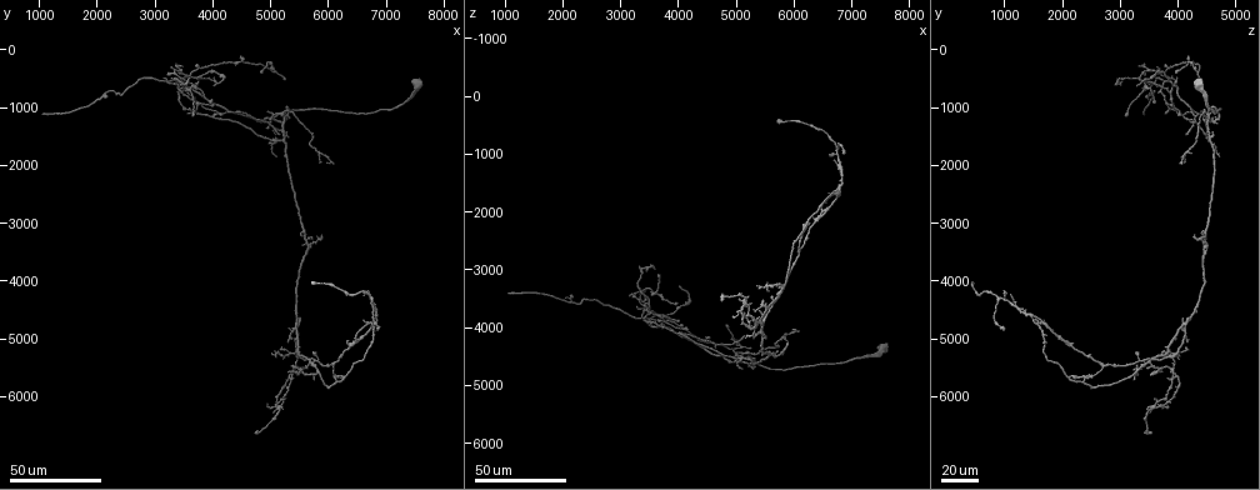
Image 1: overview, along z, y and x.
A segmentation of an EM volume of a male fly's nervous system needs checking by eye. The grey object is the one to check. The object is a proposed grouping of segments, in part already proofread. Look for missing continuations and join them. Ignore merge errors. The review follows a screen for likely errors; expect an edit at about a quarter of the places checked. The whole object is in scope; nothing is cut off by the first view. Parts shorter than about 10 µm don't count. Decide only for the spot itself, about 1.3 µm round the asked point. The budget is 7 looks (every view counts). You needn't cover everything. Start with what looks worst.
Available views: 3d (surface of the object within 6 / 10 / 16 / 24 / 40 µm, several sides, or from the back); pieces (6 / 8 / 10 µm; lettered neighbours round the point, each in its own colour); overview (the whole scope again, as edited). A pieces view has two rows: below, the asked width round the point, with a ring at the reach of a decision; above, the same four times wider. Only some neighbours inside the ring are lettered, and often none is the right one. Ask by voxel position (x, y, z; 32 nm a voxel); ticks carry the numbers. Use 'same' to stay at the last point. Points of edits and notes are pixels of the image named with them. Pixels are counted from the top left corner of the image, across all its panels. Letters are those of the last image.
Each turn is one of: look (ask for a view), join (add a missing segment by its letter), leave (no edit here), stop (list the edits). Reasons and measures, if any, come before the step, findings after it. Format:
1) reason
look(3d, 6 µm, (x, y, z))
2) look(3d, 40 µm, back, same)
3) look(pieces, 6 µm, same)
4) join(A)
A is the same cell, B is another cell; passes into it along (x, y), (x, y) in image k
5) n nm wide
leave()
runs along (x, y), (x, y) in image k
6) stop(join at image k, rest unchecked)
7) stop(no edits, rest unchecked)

free end
look(3d, 40 µm, (6100, 1950, 4100))

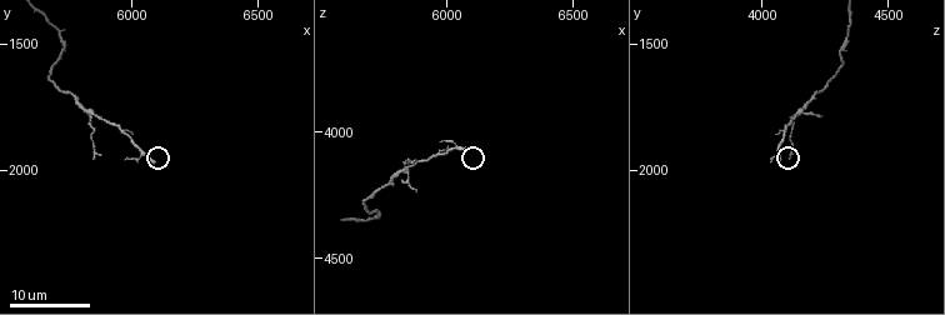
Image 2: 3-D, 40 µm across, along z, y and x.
see the neighbours
look(pieces, 6 µm, (6080, 1970, 4060))

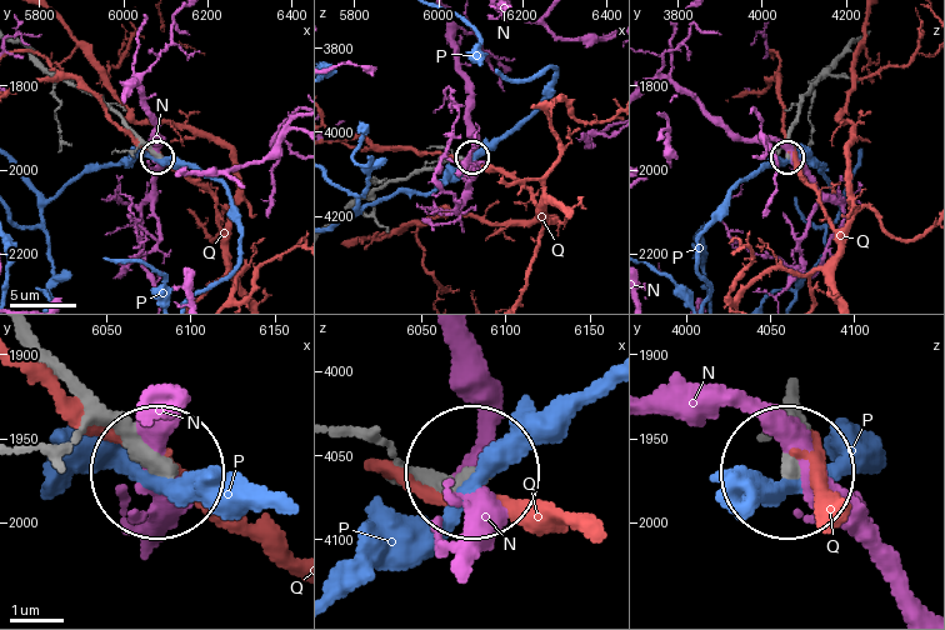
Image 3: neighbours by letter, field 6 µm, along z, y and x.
leave()
N, P and Q are other cells; runs along (794, 401), (785, 464) in image 3; no lettered segment goes on from it

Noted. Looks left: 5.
look(3d, 24 µm, (1050, 1150, 3350))

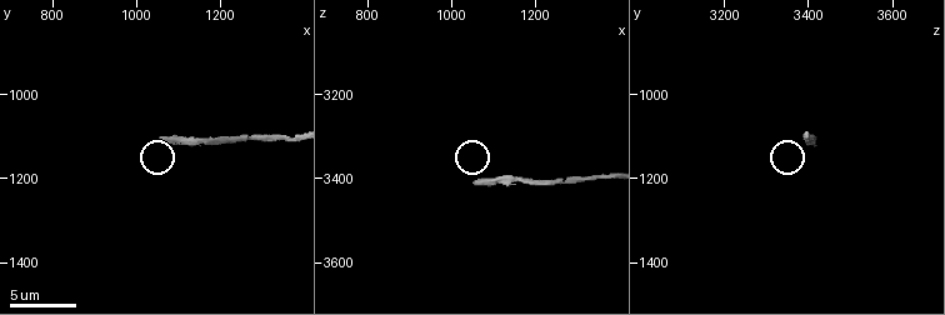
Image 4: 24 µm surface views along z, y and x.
look(pieces, 10 µm, (1065, 1115, 3410))

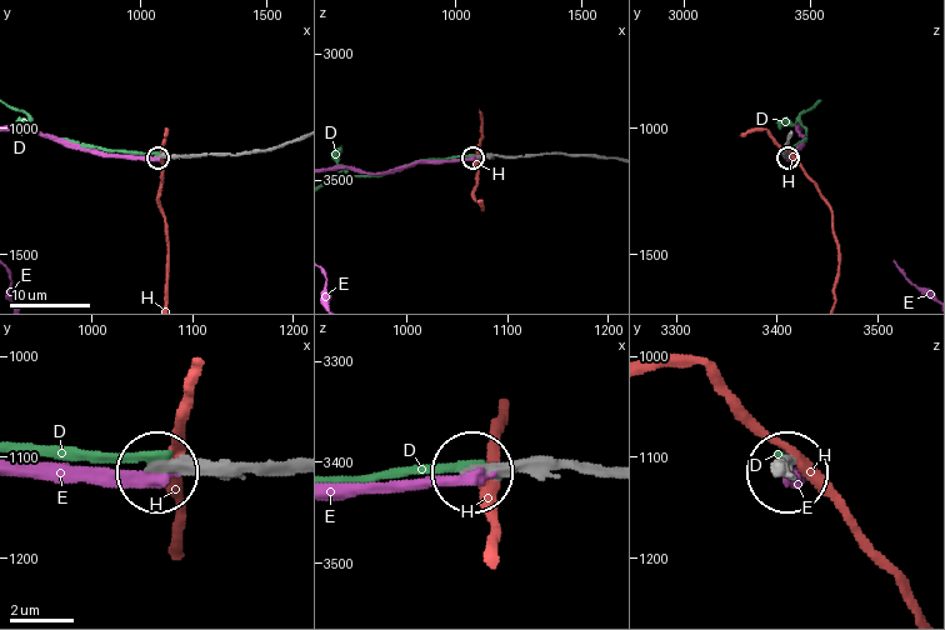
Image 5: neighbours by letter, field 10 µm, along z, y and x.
leave()
D, E and H are other cells; runs along (606, 470), (471, 470) in image 5; none of them fits

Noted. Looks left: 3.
an open end
look(3d, 40 µm, (5250, 1450, 4600))

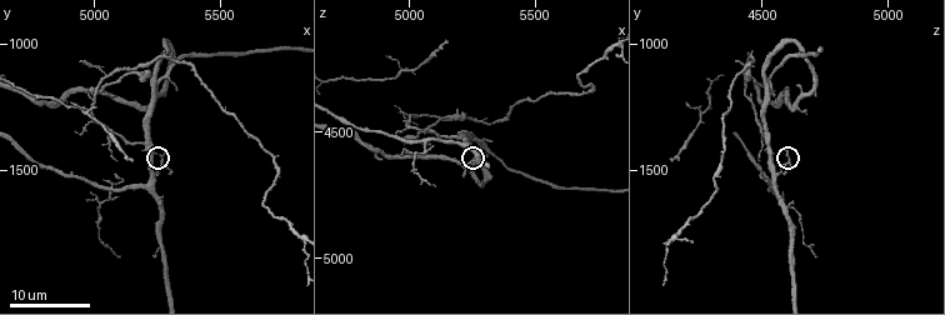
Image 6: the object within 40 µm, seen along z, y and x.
look(3d, 6 µm, (5280, 1420, 4600))

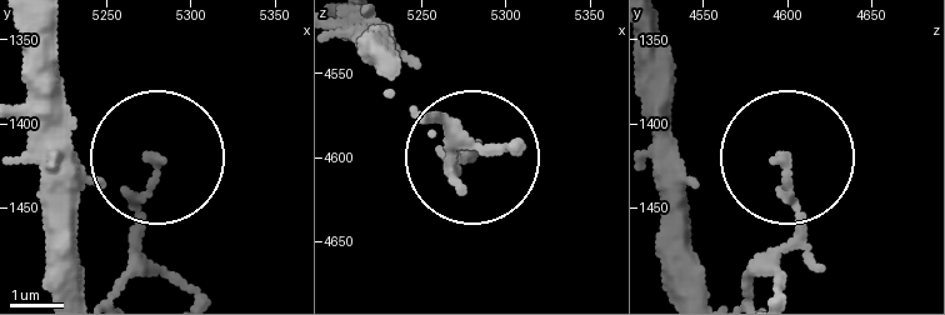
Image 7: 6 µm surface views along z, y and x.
look(pieces, 6 µm, (5278, 1422, 4600))

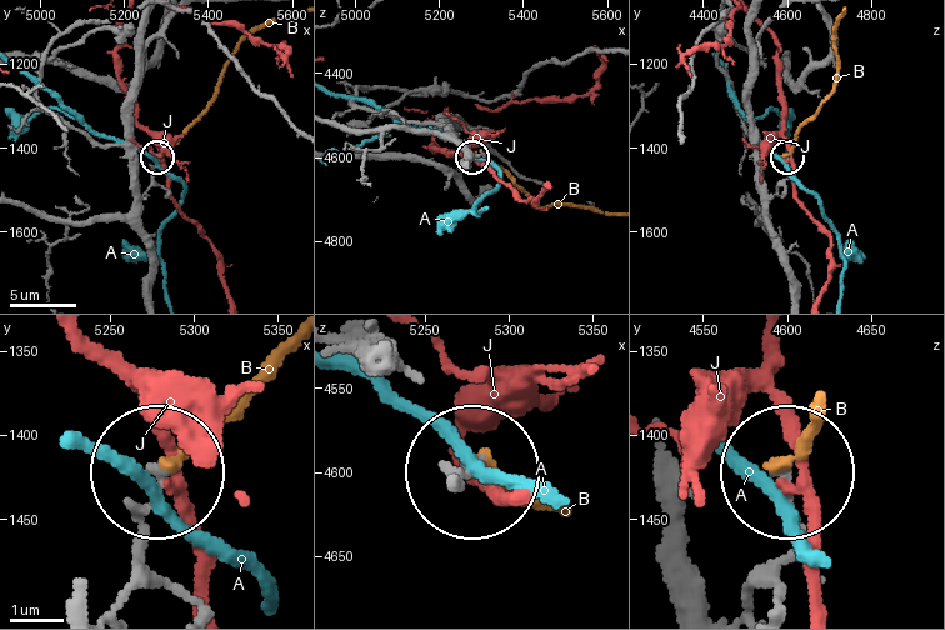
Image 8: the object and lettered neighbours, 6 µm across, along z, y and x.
leave()
A, B and J are other cells; no lettered segment goes on from it

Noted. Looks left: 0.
stop(no edits, rest unchecked)

